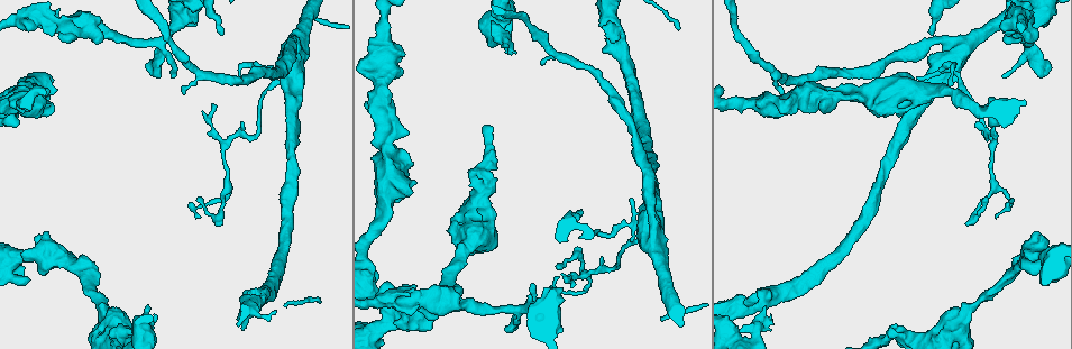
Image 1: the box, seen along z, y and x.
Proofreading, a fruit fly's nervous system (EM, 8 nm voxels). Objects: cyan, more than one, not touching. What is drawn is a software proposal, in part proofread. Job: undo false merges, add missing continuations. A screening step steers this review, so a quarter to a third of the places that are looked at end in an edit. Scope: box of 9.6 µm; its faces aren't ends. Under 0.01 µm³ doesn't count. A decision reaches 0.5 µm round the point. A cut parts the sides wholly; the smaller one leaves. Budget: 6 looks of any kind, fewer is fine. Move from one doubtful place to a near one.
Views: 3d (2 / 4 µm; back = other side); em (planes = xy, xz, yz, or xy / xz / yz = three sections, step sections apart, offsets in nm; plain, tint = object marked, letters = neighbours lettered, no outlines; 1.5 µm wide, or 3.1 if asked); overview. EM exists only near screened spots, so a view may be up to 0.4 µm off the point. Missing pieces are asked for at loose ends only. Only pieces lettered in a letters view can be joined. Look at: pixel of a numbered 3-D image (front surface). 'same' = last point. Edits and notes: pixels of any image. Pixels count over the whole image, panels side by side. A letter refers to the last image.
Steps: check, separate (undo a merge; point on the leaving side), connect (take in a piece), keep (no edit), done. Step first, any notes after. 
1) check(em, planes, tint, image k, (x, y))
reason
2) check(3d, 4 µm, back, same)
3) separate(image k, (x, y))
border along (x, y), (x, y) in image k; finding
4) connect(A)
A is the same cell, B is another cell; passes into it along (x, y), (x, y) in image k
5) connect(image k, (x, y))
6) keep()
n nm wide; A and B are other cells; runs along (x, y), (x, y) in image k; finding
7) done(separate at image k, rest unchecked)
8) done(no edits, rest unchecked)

check(em, xz, step 4, tint, image 1, (17, 115))
an open end

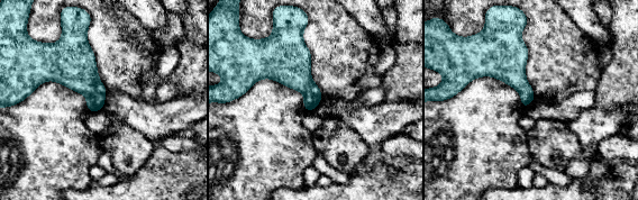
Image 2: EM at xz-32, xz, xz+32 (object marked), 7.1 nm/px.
check(em, xz, step 4, letters, same)
what lies round it

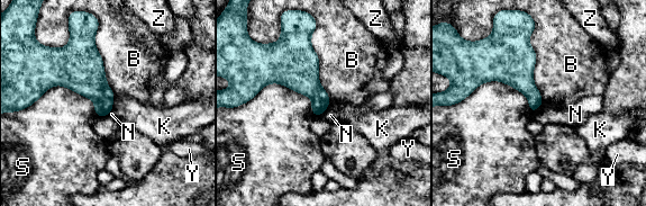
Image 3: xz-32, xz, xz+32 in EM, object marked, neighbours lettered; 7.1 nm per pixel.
keep()
B, K, N, S, Y and Z are other cells; border along (116, 95), (111, 112) in image 3; no lettered piece goes on from it

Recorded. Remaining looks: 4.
check(em, xz, step 8, tint, image 1, (533, 285))

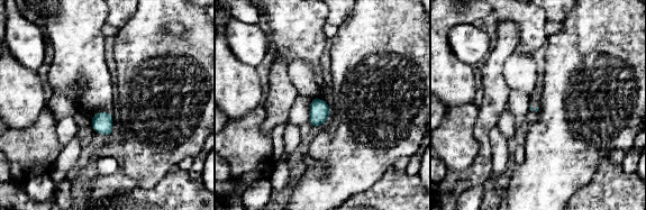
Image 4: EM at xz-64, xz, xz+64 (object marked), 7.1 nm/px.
check(em, xz, step 8, letters, same)
what lies round it

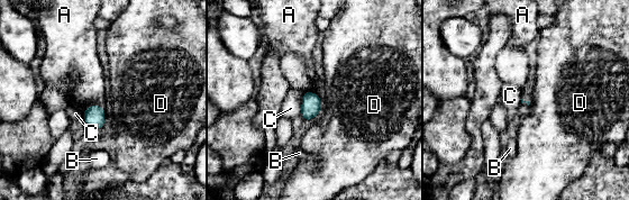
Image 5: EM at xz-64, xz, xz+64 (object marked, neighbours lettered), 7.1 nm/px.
keep()
C touches over 160 nm; A, B, C and D are other cells; border along (321, 108), (310, 121) in image 5; none of them fits

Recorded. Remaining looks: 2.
check(em, planes, letters, image 1, (977, 123))
tapers out

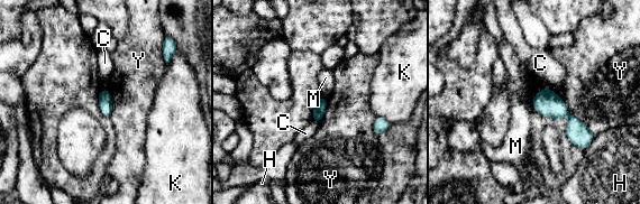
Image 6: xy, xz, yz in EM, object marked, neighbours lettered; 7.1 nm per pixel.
keep()
90 nm wide; Y touches over 380 nm; C, H, K, M and Y are other cells; no lettered piece goes on from it

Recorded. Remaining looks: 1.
done(no edits, rest unchecked)

